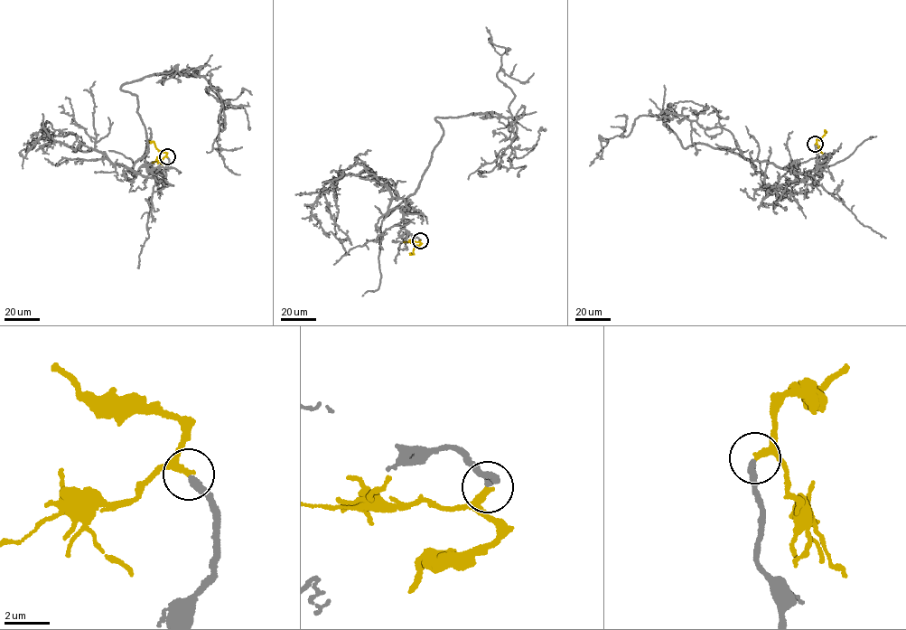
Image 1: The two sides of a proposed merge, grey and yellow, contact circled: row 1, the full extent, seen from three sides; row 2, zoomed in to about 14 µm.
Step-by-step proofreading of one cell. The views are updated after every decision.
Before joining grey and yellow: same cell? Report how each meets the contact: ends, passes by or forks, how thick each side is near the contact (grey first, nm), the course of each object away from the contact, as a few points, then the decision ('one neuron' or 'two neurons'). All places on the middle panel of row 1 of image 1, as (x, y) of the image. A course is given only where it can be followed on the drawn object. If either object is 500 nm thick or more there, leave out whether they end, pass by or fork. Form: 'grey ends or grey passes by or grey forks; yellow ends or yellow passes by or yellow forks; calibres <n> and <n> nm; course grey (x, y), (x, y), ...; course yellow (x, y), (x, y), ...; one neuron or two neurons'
grey ends; yellow ends; calibres 280 and 280 nm; course grey (420, 240), (403, 208), (386, 216), (418, 187), (435, 117), (511, 117), (499, 162), (477, 169), (506, 154); course yellow (420, 240), (414, 254), (410, 253); two neurons

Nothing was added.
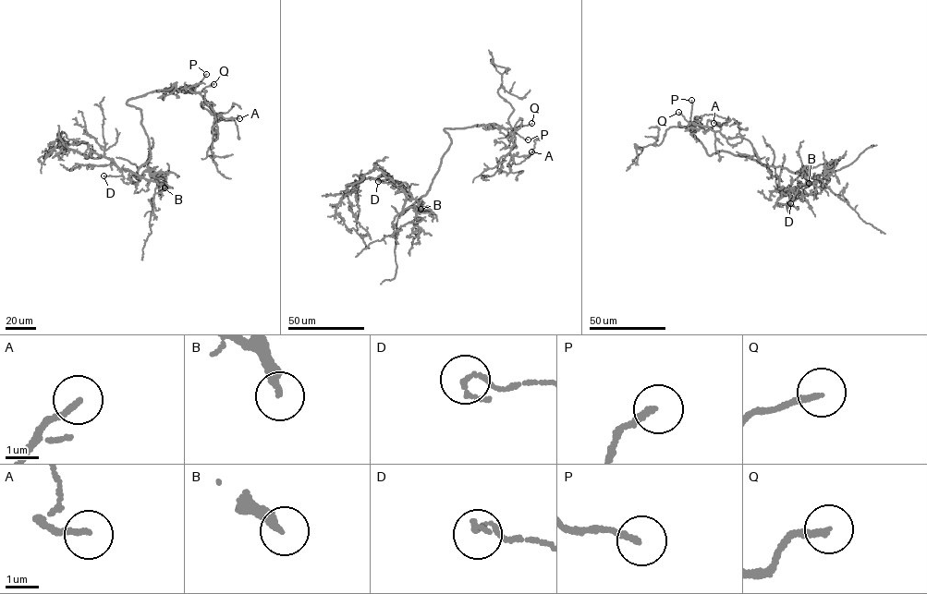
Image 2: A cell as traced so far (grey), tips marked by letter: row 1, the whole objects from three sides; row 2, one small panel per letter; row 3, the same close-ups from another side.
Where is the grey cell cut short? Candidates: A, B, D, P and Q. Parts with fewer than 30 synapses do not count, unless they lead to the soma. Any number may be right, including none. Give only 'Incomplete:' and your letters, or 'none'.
Incomplete: B

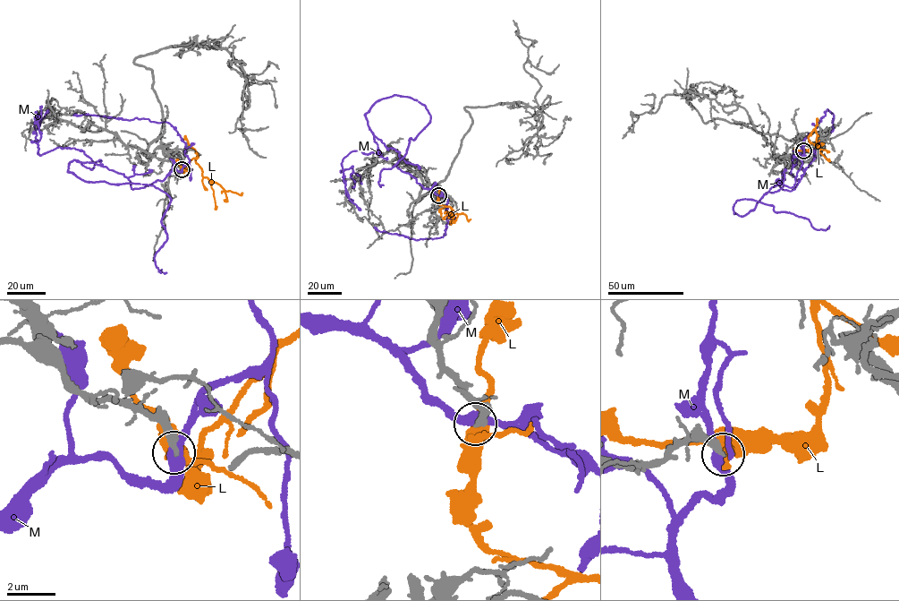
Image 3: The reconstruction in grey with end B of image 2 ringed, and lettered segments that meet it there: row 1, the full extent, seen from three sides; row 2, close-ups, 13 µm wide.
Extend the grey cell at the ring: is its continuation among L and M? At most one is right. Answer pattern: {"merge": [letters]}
{"merge": []}

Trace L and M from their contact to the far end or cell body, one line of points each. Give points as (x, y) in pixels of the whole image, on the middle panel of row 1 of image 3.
L: (438, 194), (439, 204), (449, 206), (453, 213), (453, 217), (448, 216), (448, 212), (463, 213), (470, 219)
M: (438, 195), (397, 167), (399, 152), (365, 117), (382, 98), (409, 97), (430, 122), (383, 168), (384, 184)

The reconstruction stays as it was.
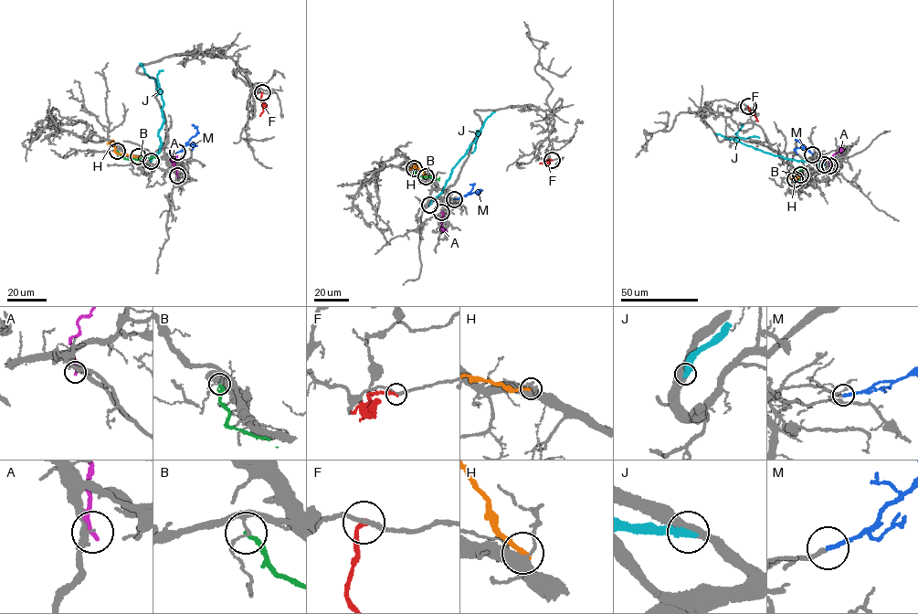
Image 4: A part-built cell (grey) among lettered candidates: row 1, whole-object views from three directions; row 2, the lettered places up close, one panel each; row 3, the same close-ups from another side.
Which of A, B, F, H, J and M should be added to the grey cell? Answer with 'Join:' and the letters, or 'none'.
Join: M

